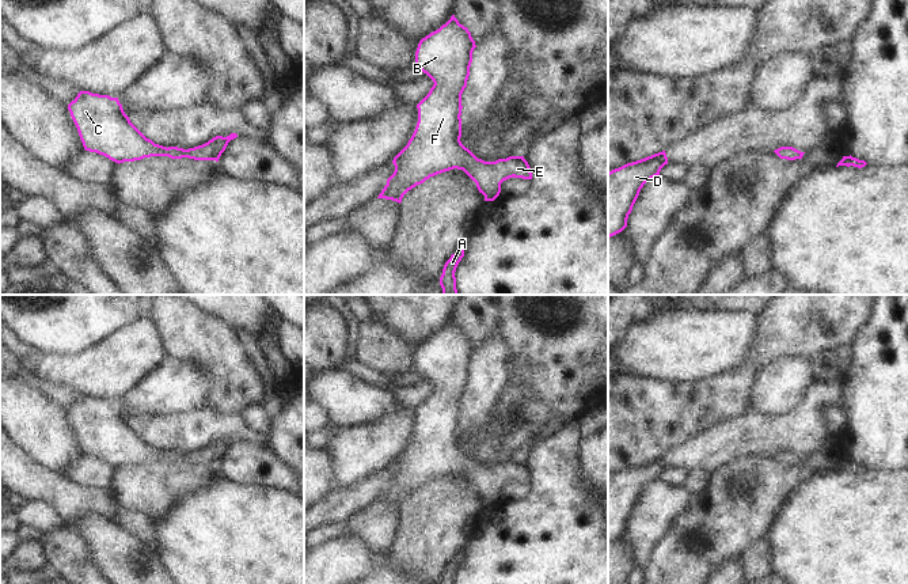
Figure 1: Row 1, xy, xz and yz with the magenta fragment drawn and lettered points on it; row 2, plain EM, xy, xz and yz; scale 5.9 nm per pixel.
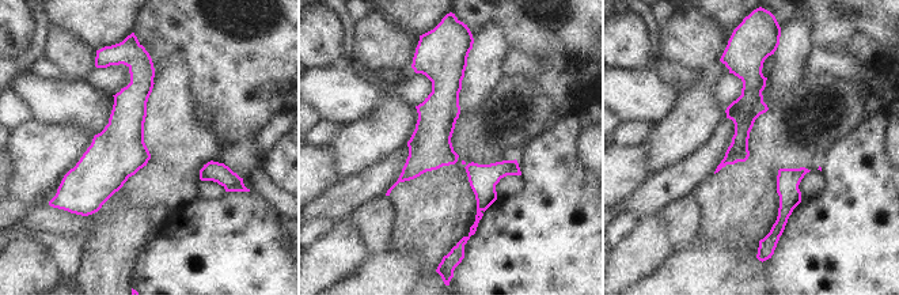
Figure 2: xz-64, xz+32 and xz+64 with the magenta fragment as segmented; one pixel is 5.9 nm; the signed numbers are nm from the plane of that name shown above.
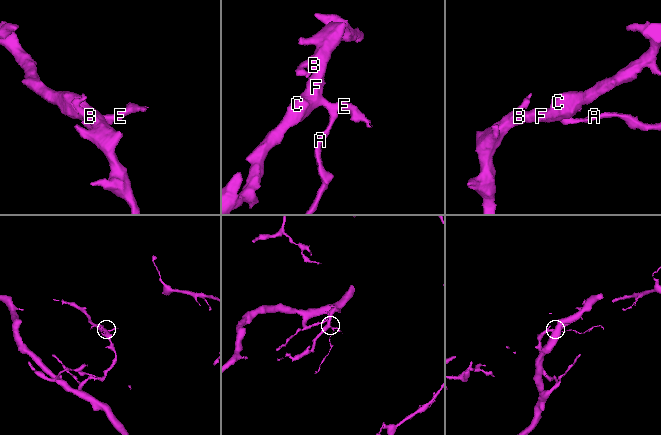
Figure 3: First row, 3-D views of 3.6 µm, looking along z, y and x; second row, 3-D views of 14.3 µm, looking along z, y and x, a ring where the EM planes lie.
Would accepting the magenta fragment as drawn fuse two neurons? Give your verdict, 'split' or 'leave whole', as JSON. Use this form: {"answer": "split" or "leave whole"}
{"answer": "leave whole"}

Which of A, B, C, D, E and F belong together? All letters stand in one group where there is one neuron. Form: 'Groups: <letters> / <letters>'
Groups: A B C D E F

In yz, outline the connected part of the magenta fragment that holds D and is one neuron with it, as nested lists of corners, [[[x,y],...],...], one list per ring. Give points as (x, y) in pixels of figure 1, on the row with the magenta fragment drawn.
[[[665,151],[608,172],[608,239],[627,227],[628,215],[643,185],[668,164]]]

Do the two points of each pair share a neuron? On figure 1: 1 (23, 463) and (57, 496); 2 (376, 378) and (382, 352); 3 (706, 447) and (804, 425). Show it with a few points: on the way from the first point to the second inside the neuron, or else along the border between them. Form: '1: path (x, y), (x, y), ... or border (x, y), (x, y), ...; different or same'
1: path (31, 471), (49, 488); same
2: border (358, 359), (388, 378); different
3: path (730, 440), (747, 435), (779, 433); same

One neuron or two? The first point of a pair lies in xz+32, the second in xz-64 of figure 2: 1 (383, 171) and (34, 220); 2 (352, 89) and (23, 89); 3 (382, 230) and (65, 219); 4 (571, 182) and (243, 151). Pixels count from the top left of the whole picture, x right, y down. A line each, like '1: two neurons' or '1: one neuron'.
1: two neurons
2: one neuron
3: one neuron
4: one neuron

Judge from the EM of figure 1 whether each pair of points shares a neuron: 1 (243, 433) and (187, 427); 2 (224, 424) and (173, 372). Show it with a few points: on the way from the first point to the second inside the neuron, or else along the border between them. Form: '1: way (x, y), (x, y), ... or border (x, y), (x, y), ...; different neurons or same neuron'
1: way (230, 427), (201, 427); same neuron
2: border (206, 406), (175, 414); different neurons

